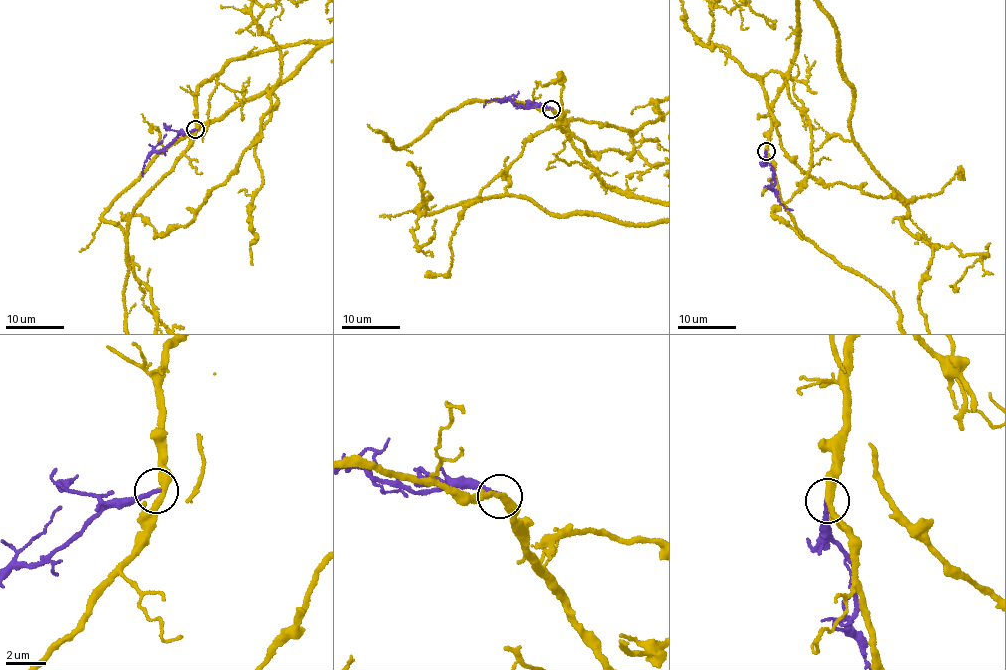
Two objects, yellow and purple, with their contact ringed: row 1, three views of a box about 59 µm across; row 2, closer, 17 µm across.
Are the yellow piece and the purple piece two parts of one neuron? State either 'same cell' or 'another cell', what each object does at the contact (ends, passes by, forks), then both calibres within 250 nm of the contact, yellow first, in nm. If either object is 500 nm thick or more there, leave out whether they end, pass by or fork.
same cell; yellow passes by; purple ends there; 320 nm thick on the yellow side, 240 nm on the other

